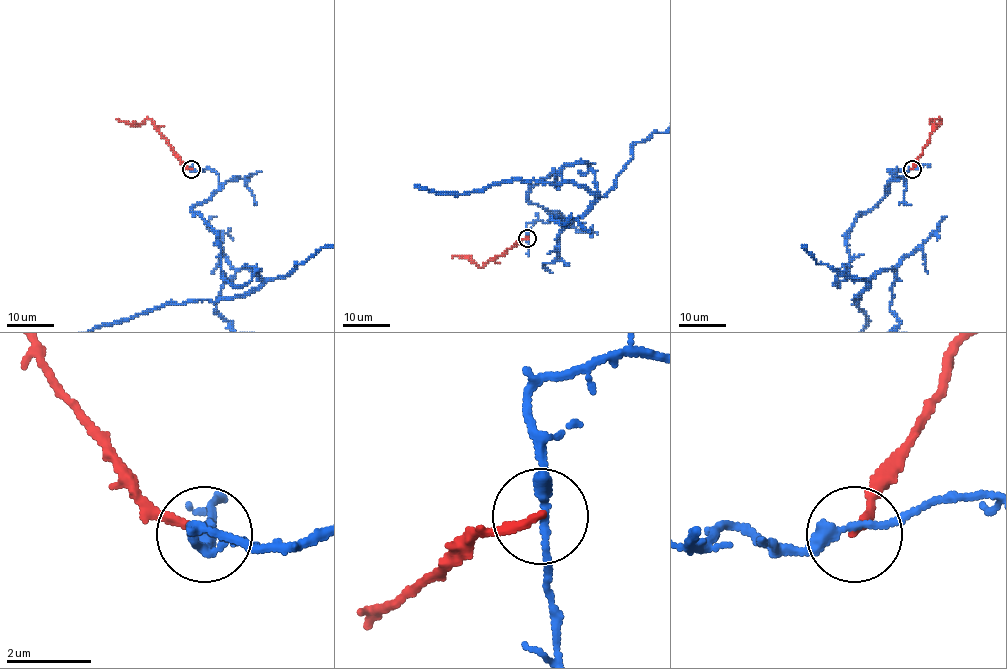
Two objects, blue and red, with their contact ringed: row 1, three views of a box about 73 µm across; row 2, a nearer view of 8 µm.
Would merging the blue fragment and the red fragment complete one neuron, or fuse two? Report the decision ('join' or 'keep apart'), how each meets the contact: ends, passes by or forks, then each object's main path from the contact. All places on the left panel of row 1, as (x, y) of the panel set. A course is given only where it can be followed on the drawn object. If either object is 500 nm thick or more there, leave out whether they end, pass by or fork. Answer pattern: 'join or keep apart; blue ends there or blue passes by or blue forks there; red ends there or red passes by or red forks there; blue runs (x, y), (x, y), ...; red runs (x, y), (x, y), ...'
keep apart; blue passes by; red ends there; blue runs (190, 168), (218, 175), (218, 190), (192, 210), (215, 235), (227, 281), (283, 277); red runs (190, 169), (149, 118), (141, 124), (116, 120)

